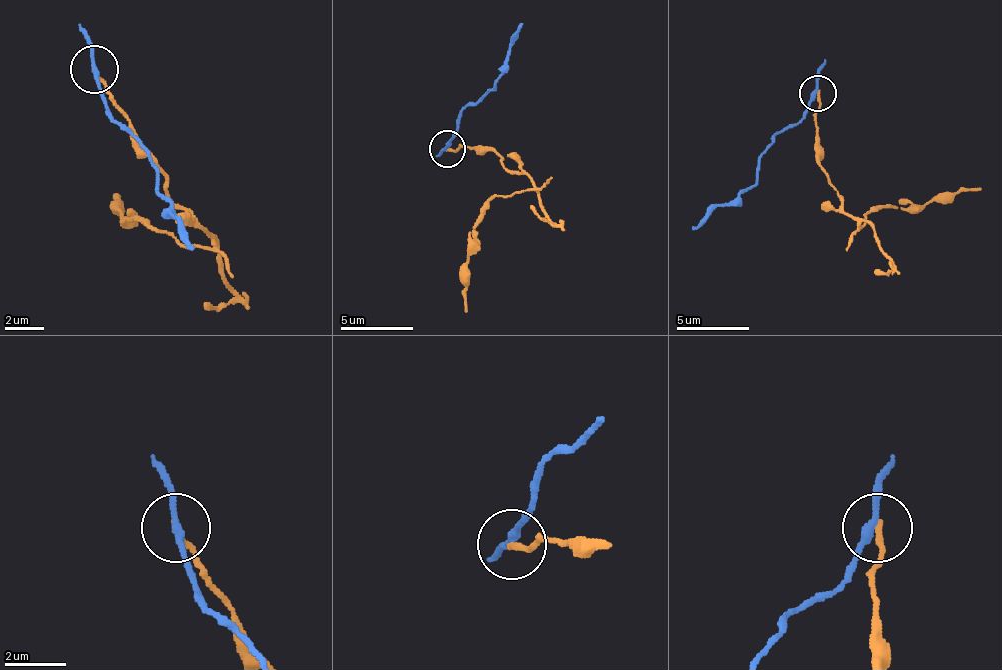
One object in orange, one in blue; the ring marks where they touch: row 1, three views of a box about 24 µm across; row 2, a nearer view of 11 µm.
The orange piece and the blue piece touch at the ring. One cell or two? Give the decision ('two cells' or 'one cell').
two cells

